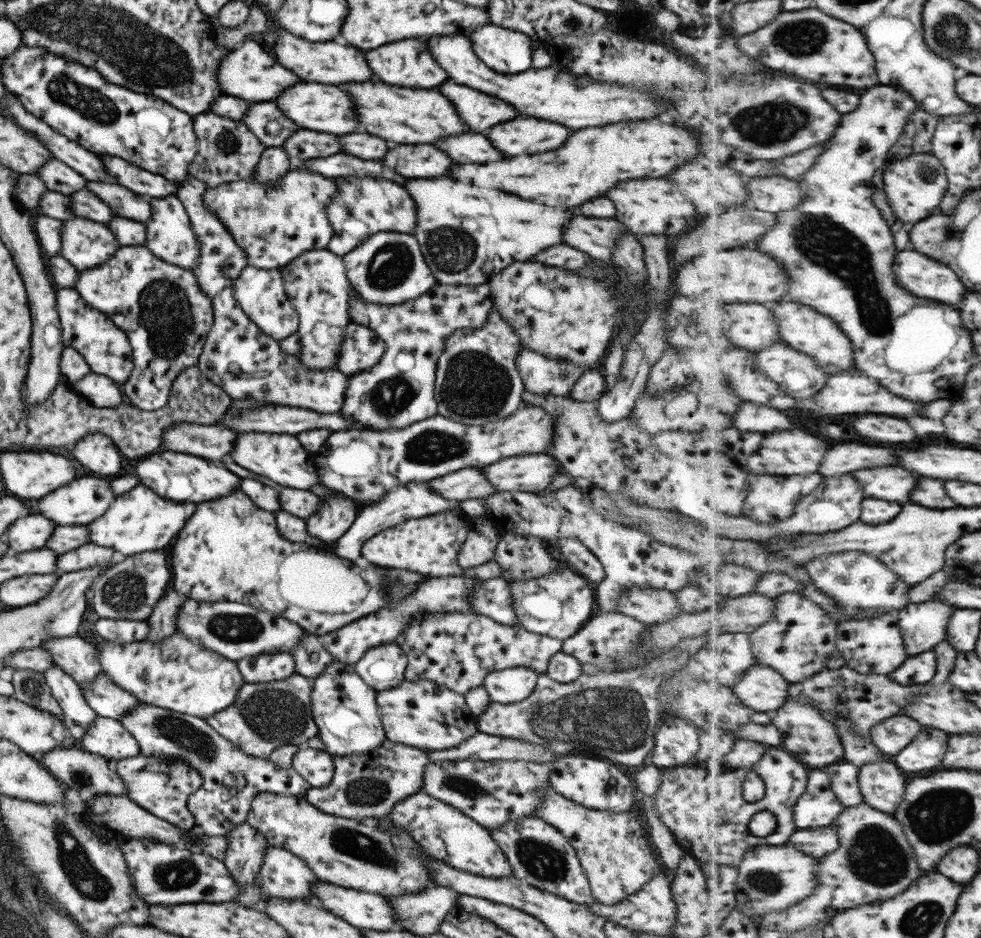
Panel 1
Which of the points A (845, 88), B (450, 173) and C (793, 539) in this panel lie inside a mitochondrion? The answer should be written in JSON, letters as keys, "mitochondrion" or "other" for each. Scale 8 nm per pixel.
{"A":"other","B":"other","C":"other"}

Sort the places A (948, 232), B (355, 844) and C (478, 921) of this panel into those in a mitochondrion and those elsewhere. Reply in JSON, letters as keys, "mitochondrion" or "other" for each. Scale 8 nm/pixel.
{"A":"mitochondrion","B":"mitochondrion","C":"other"}

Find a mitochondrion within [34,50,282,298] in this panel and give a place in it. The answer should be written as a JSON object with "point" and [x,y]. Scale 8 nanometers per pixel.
{"point":[91,103]}

